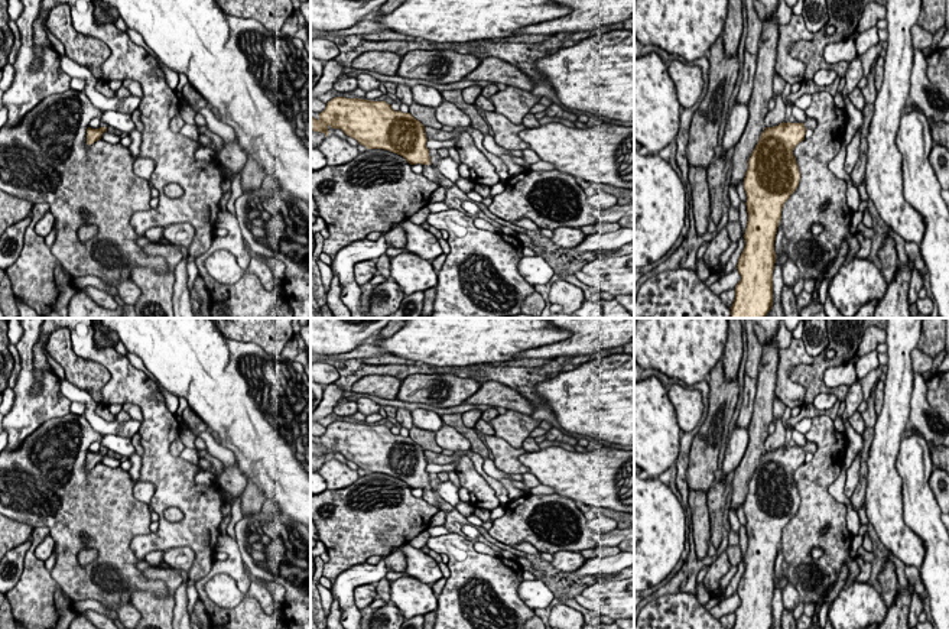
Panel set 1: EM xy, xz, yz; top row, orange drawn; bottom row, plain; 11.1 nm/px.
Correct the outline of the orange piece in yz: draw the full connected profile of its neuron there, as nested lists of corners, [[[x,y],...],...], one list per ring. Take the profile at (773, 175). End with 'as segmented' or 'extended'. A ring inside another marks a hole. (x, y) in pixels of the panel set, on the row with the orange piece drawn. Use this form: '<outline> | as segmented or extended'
[[[807,117],[805,123],[766,127],[748,159],[744,178],[748,221],[731,318],[764,318],[771,309],[777,227],[783,205],[800,181],[793,150],[805,140],[806,130],[816,126],[818,121]]] | extended

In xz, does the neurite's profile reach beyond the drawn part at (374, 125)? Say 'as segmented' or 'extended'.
extended

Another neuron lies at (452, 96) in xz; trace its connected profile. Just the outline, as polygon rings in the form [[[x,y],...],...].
[[[446,90],[441,91],[443,101],[449,101],[461,108],[469,119],[471,119],[471,129],[480,130],[482,134],[488,134],[488,123],[485,119],[478,113],[474,104],[467,104],[462,98],[461,90]]]

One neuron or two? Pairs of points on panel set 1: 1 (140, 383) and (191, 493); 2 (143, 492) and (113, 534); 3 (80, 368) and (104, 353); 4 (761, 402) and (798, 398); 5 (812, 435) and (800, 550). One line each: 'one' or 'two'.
1: one
2: two
3: two
4: two
5: one

